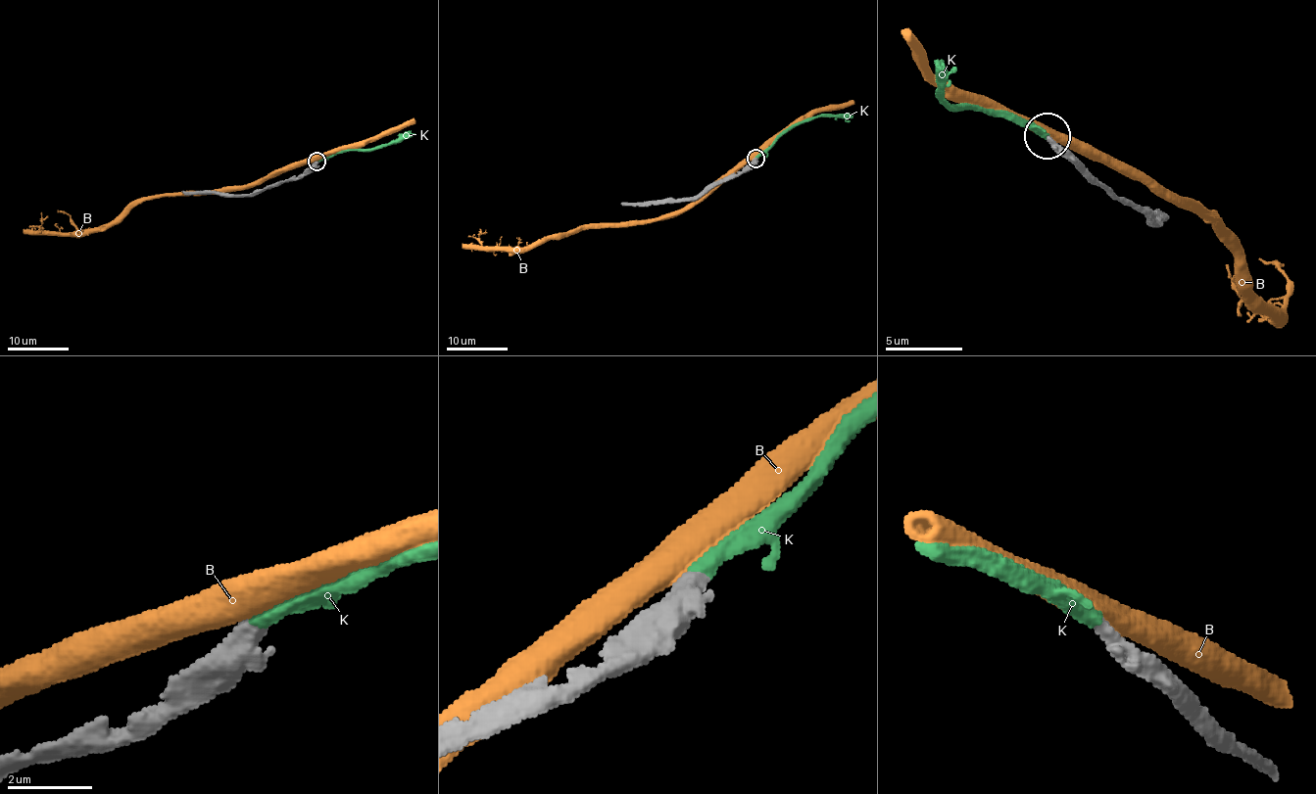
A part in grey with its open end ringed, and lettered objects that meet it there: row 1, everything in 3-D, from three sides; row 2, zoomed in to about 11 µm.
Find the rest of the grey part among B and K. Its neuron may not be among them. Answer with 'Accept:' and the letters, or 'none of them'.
Accept: K

